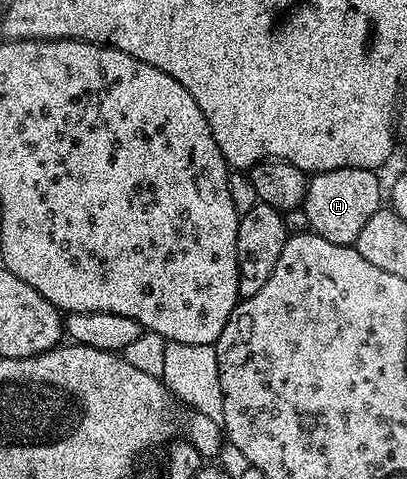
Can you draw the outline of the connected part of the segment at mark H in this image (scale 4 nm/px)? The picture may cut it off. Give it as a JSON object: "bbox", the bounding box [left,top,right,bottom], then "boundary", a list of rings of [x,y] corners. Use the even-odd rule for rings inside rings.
{"bbox":[304,168,384,246],"boundary":[[[336,168],[313,175],[306,184],[304,203],[311,231],[332,244],[353,246],[368,219],[383,209],[384,186],[382,190],[378,177],[364,168]]]}

